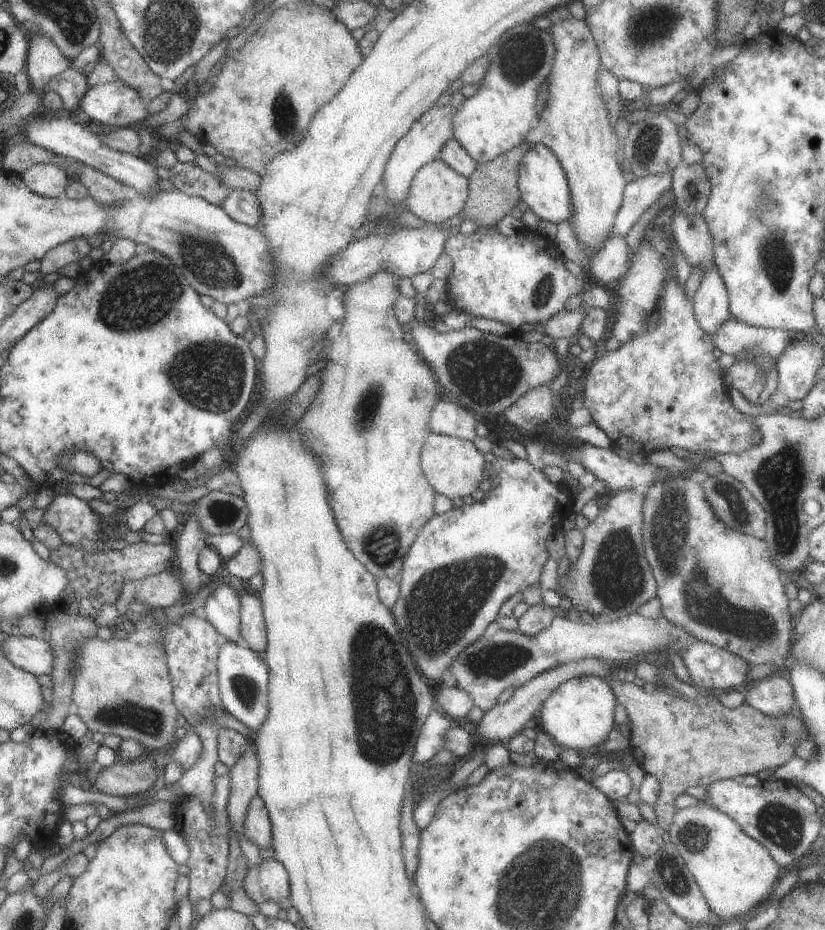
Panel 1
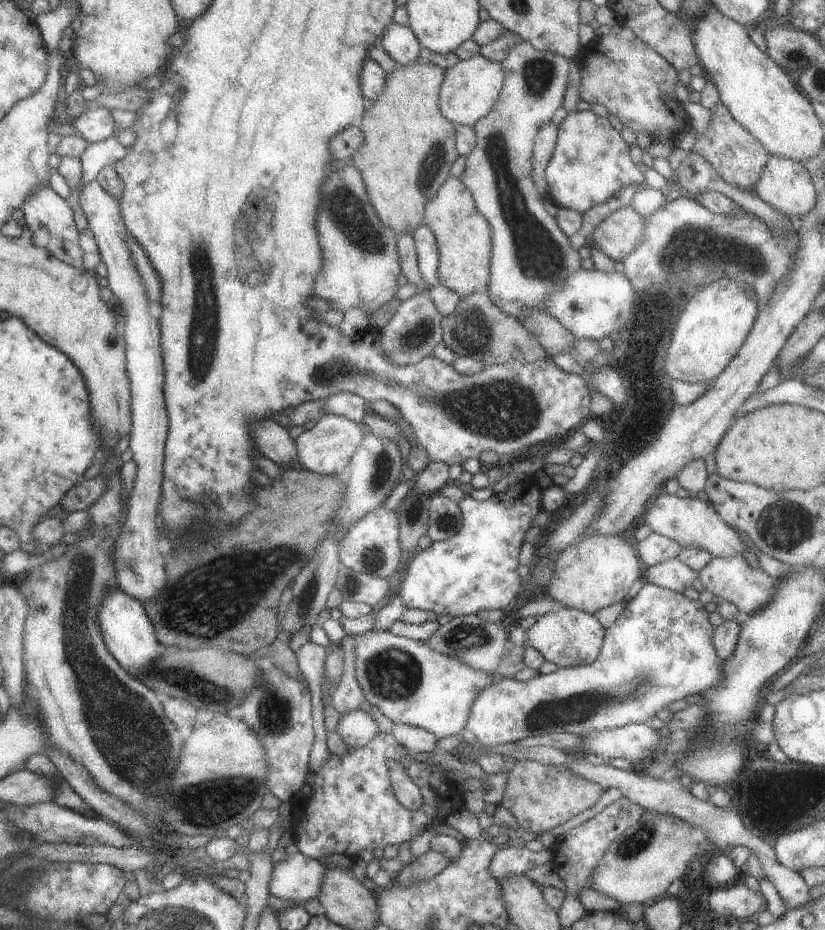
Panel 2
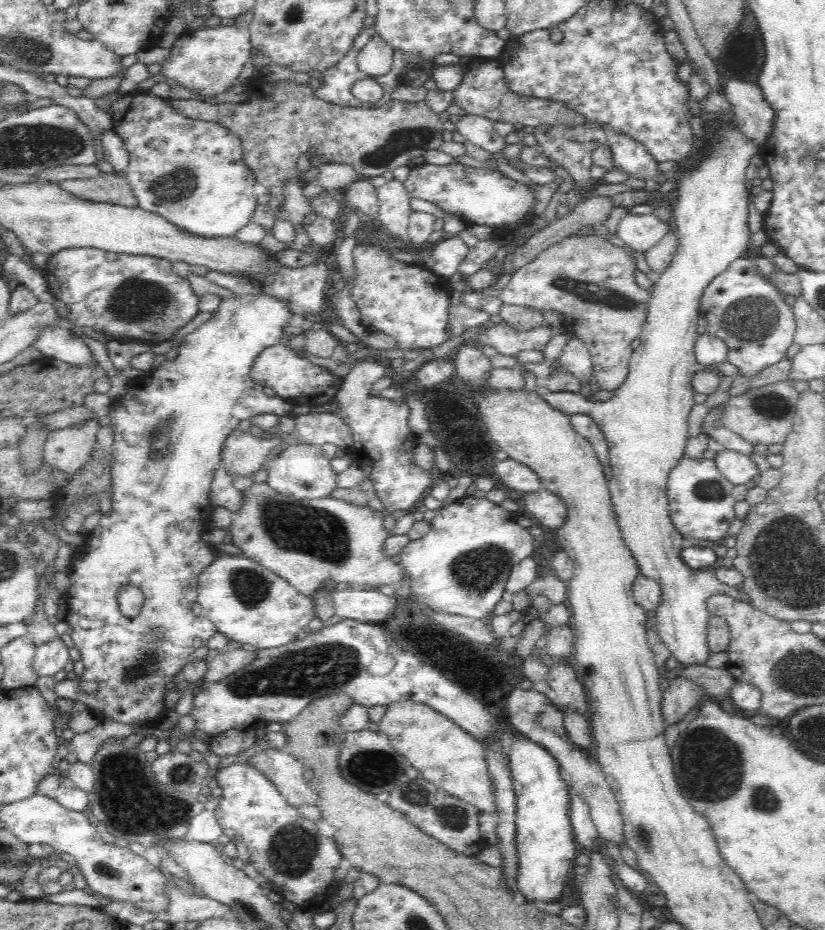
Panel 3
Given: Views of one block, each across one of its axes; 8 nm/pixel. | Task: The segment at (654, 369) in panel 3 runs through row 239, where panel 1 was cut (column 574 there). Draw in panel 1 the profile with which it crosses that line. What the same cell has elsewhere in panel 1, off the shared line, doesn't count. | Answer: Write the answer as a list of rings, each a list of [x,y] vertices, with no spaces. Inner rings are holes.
[[[594,675],[577,676],[556,687],[544,699],[536,714],[538,728],[550,736],[555,748],[572,748],[584,752],[602,745],[608,734],[618,727],[614,721],[617,698],[607,679]]]

